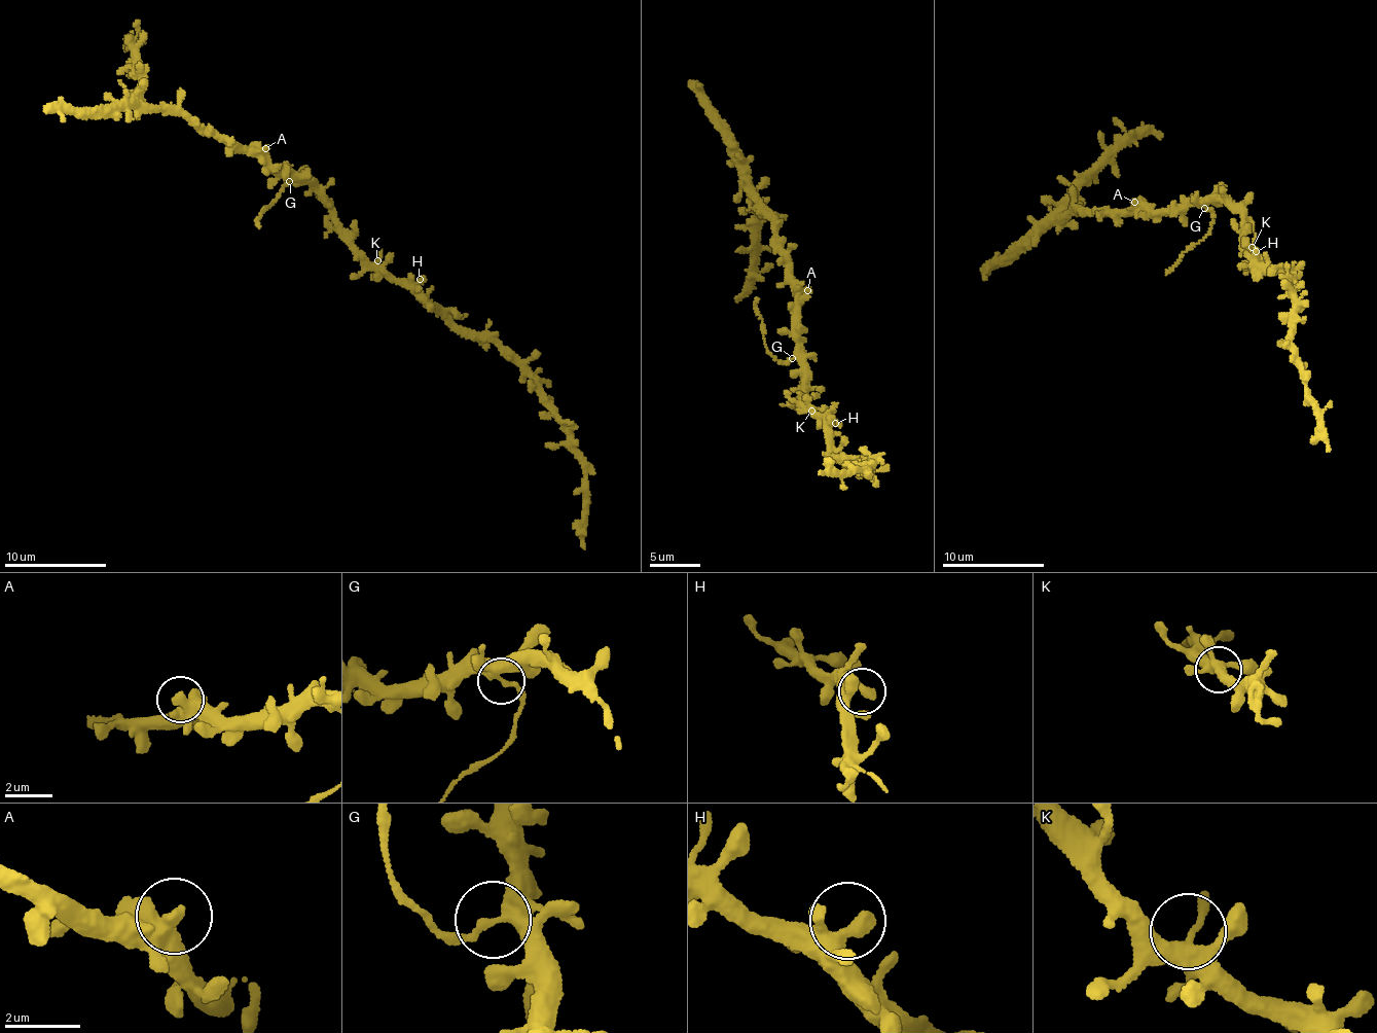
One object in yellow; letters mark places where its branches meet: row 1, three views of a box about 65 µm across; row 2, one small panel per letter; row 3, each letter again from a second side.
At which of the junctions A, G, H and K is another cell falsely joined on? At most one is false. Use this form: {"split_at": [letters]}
{"split_at": ["G"]}

